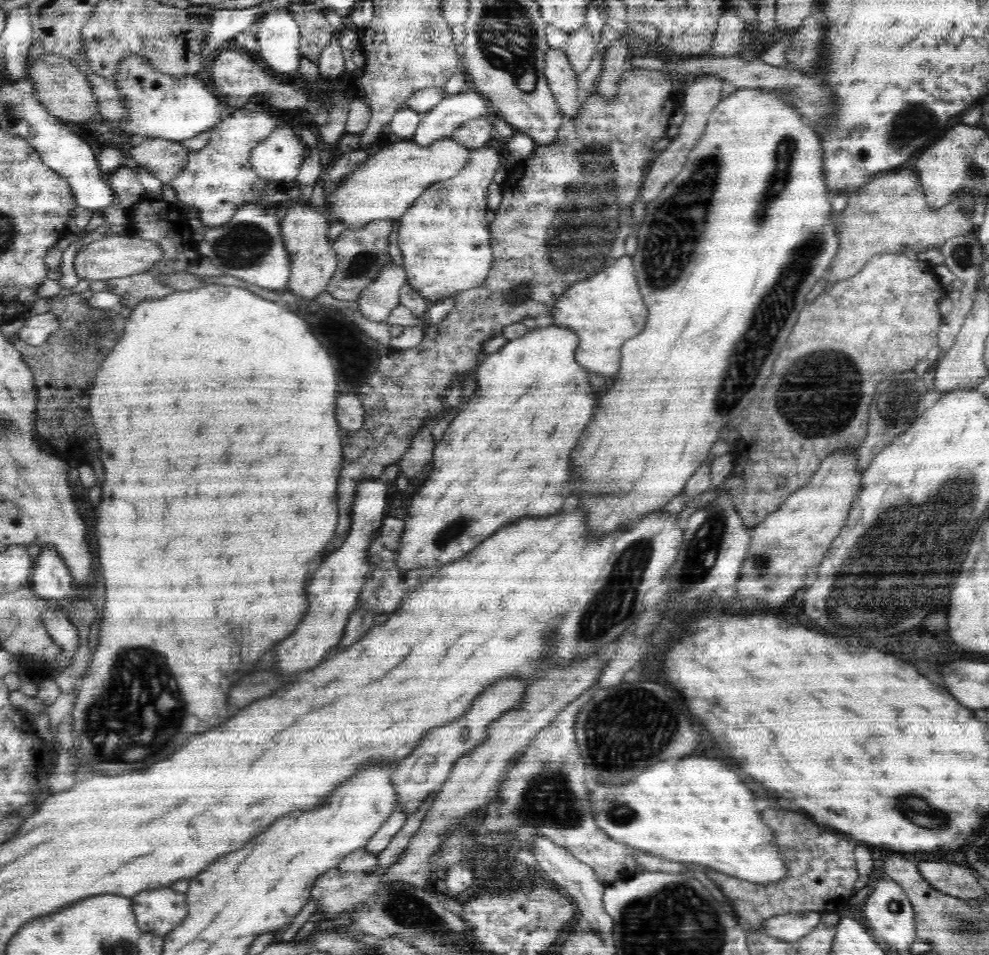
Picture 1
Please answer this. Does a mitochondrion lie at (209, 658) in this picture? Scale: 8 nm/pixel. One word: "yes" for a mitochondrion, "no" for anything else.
no

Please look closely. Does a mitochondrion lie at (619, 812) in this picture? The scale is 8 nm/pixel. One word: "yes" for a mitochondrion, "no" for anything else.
yes

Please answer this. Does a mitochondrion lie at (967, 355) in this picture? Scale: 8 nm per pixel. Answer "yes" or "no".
no

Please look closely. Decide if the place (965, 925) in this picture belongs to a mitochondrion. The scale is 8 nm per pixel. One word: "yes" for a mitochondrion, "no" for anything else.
yes

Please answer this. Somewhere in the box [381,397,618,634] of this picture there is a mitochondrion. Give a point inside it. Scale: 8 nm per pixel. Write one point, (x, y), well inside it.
(447, 534)

